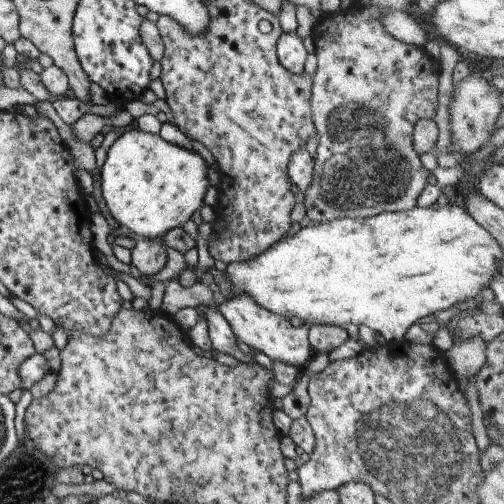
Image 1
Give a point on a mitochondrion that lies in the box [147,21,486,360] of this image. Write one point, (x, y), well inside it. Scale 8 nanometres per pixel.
(353, 179)

